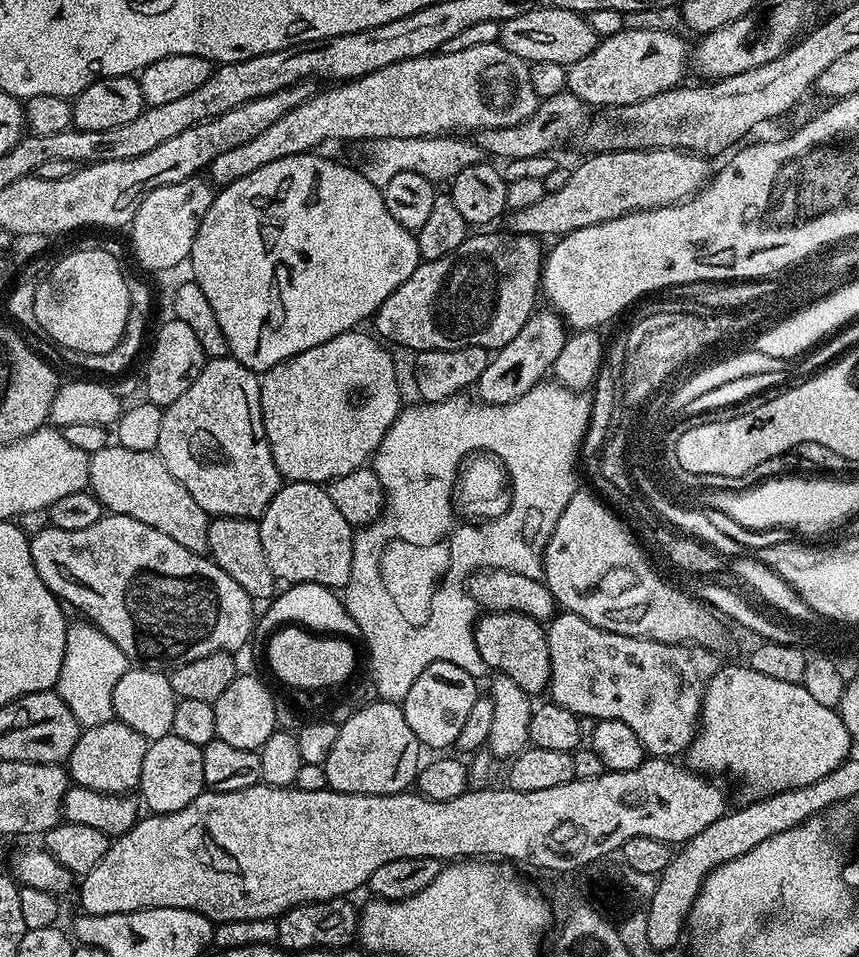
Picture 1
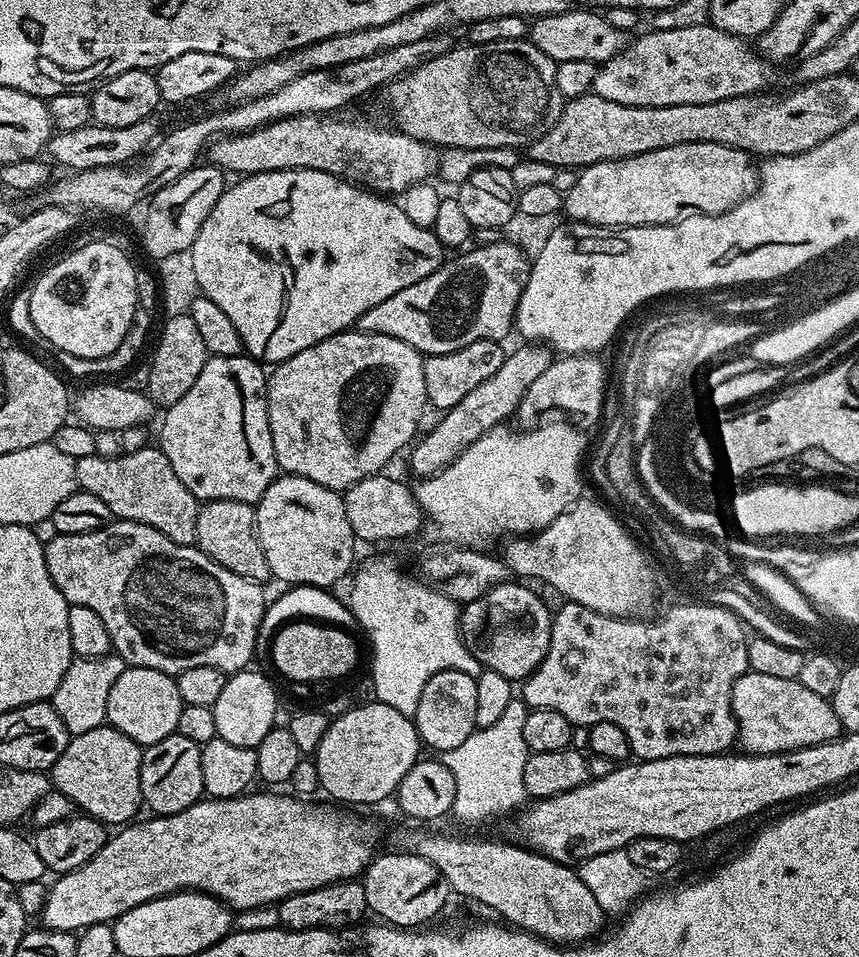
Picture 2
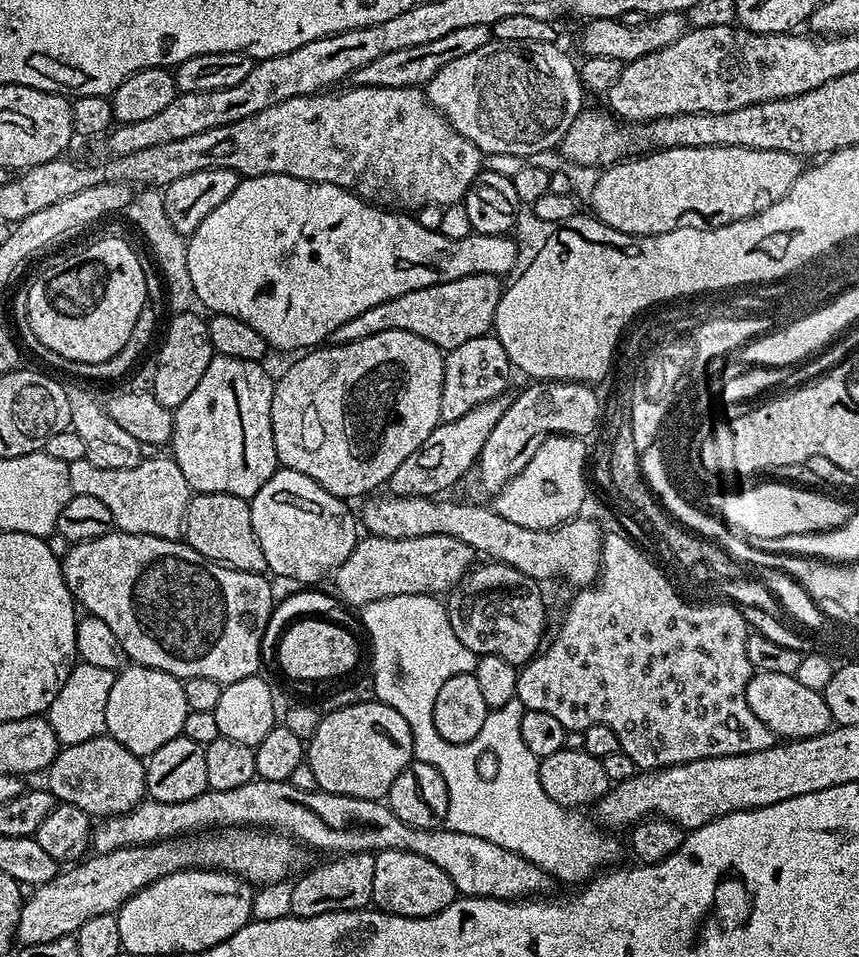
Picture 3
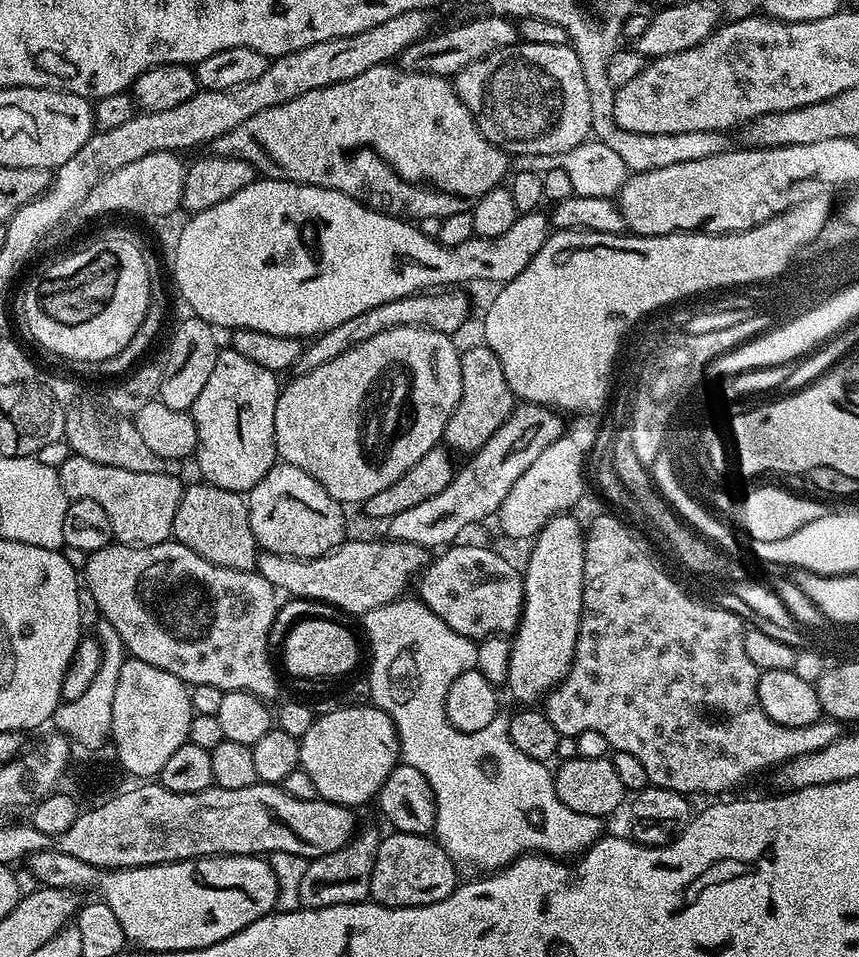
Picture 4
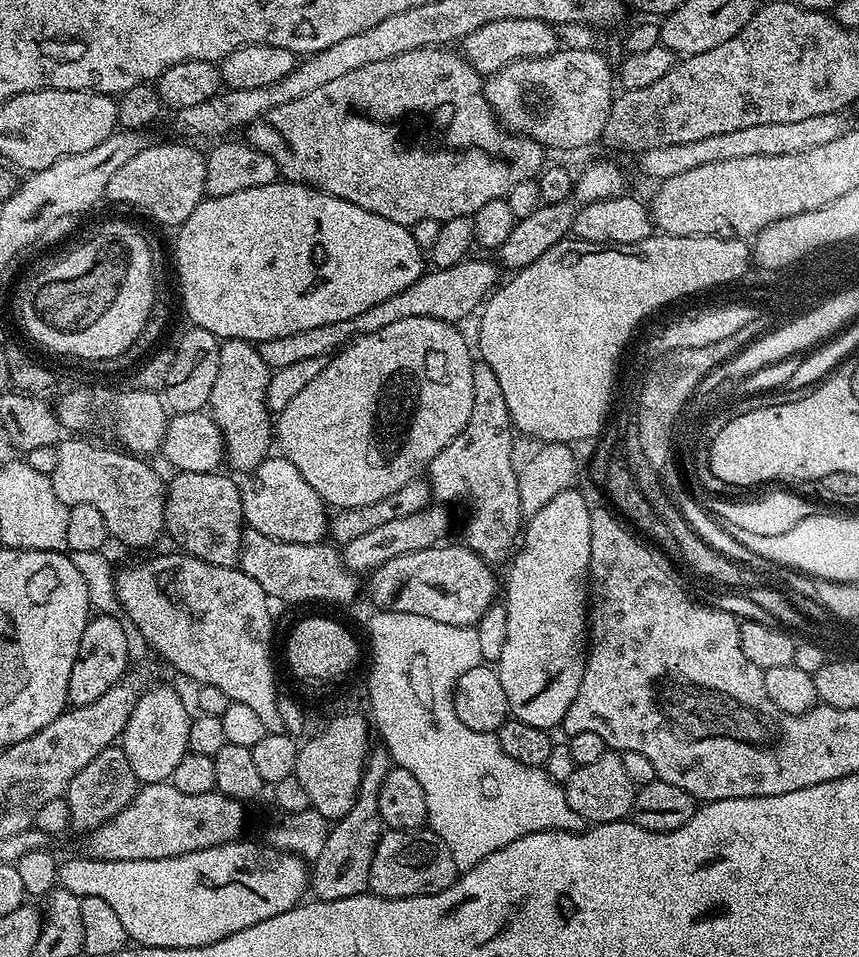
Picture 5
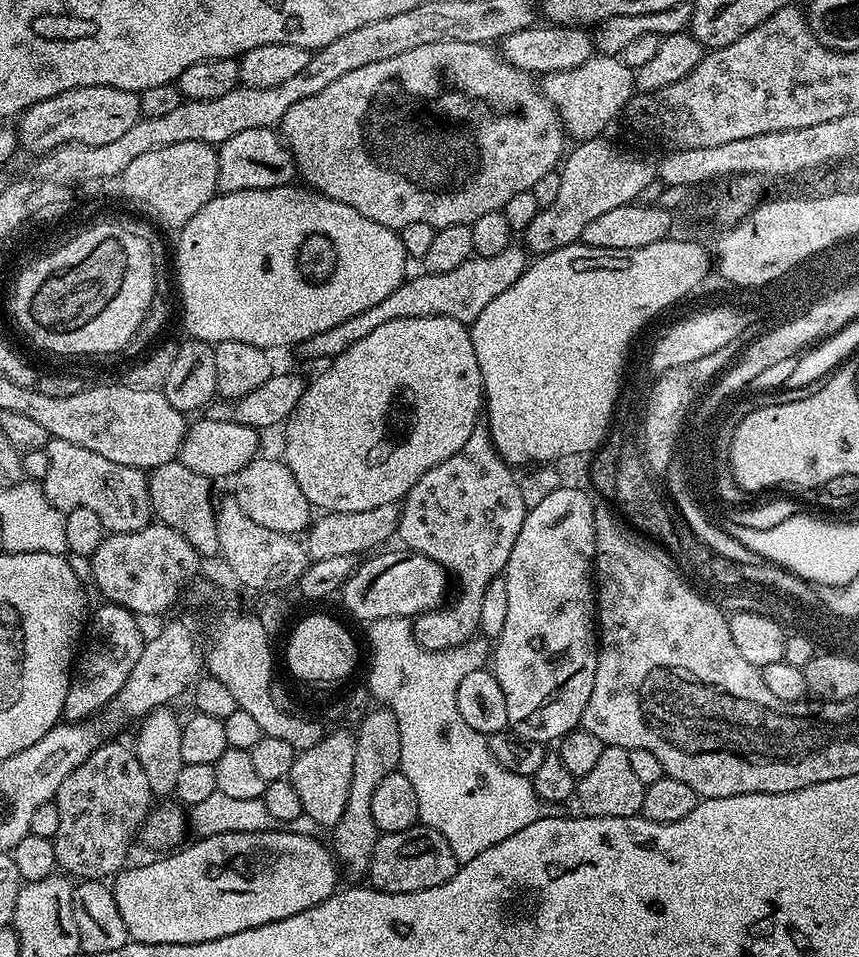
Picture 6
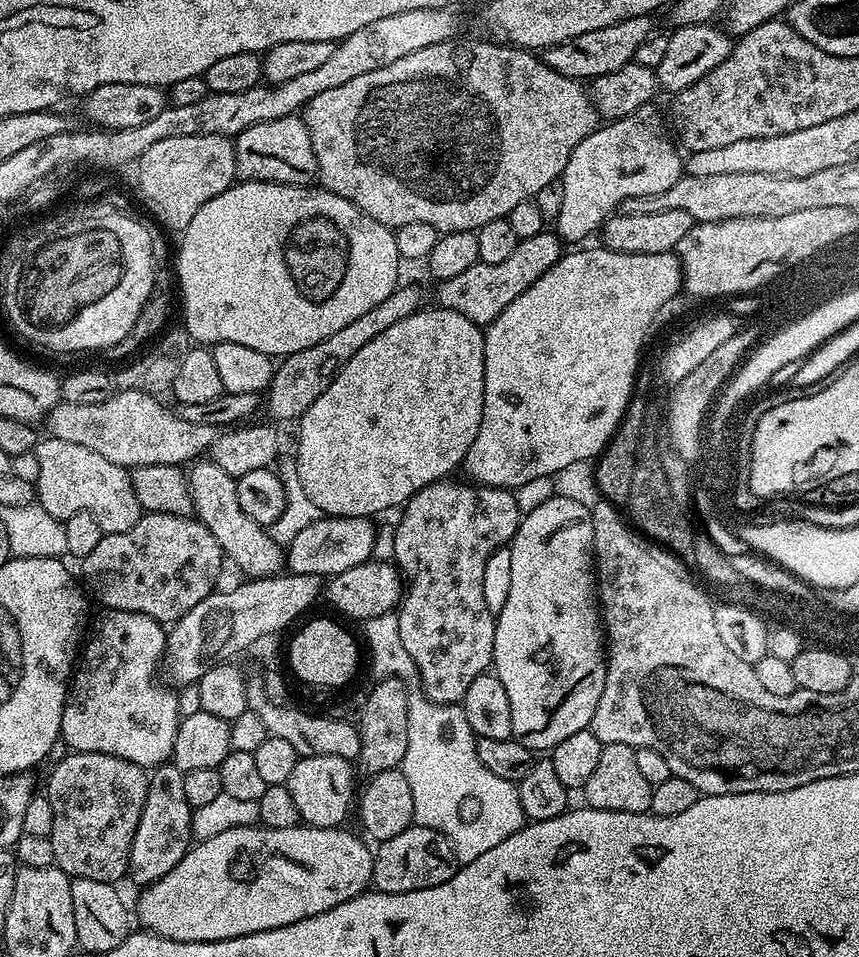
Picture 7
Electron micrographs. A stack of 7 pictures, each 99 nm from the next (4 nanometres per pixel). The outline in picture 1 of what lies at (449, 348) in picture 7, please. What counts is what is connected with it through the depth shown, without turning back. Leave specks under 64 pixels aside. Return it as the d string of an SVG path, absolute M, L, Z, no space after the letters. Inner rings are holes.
M353 330L322 342L322 346L310 346L302 354L294 354L286 362L278 362L269 372L260 376L260 409L264 433L278 466L281 477L288 482L310 482L327 485L342 474L365 467L376 455L389 426L396 421L400 401L400 376L396 364L375 335L367 336L364 330Z

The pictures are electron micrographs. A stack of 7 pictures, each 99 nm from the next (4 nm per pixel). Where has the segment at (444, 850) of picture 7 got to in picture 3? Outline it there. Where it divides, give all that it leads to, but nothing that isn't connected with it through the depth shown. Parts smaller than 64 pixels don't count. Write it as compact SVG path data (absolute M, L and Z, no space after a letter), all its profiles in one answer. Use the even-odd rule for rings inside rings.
M406 850L378 852L375 858L372 904L379 911L395 916L422 918L446 910L446 906L457 899L454 882L450 882L450 877L439 866L434 866L430 858L422 858L422 854L410 854Z

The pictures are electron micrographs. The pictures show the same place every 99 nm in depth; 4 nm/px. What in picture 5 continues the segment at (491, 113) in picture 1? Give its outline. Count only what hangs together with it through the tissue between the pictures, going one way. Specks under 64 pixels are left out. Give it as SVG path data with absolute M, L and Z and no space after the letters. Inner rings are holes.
M561 47L555 52L551 52L549 56L542 58L522 58L518 62L510 62L510 66L502 66L502 70L498 70L492 76L484 80L484 97L488 99L488 104L492 107L492 113L496 115L496 119L500 121L500 127L517 135L529 136L534 142L543 144L545 149L552 148L588 148L592 143L599 141L604 135L604 127L606 126L606 118L610 114L610 106L614 99L614 91L612 92L612 84L614 88L614 68L608 65L608 60L604 56L599 56L596 50L570 50Z

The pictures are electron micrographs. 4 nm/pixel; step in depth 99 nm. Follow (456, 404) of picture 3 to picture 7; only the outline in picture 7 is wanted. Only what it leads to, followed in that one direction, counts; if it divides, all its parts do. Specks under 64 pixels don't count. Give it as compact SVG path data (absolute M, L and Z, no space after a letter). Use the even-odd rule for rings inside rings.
M456 478L436 480L430 486L418 490L403 505L399 513L400 521L394 524L394 531L390 541L392 556L401 573L406 577L406 591L398 605L398 634L402 638L402 646L406 646L406 654L416 663L416 676L422 687L423 695L429 700L438 700L441 704L460 704L466 690L470 690L470 682L474 678L485 675L492 668L492 655L494 654L494 630L496 629L496 616L486 606L486 597L482 595L482 574L486 571L486 562L494 550L511 545L514 534L520 525L522 514L518 510L515 491L507 488L488 488L485 484L469 486L467 483L459 484Z

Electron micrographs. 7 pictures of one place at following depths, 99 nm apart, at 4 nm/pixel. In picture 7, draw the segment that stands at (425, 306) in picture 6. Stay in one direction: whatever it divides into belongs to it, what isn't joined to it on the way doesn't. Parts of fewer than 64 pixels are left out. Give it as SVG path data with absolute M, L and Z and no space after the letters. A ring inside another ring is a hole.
M555 234L517 240L514 251L503 262L475 264L455 278L439 281L435 285L435 303L462 314L462 318L470 318L470 322L487 326L494 322L494 318L498 318L498 314L502 314L502 310L506 310L506 306L510 306L510 302L514 302L514 298L518 298L518 294L530 290L530 286L534 286L534 282L538 282L538 278L542 278L542 274L546 274L546 270L550 270L550 266L554 266L561 255L562 241Z

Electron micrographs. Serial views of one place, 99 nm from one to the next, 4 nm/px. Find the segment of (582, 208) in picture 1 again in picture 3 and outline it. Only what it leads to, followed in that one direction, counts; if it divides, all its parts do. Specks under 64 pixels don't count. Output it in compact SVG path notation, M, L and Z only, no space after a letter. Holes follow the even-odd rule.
M714 146L713 148L661 148L659 150L649 151L647 154L641 154L635 158L625 159L623 162L605 167L599 173L597 182L590 189L592 195L591 215L597 220L601 220L606 226L618 230L622 234L631 236L657 236L666 234L670 230L681 227L685 222L692 222L697 216L697 221L703 222L708 226L718 224L732 224L736 220L745 220L751 216L757 216L762 210L774 206L790 190L790 186L800 176L802 171L801 157L794 154L786 154L782 150L750 150L749 148L739 148L738 146Z

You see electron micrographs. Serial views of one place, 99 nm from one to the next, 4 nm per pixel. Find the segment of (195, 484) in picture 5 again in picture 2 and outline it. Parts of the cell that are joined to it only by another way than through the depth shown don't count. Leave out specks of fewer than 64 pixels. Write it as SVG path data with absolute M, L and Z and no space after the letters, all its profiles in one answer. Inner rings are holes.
M233 500L201 503L195 547L218 562L218 566L230 570L230 574L238 574L238 578L246 578L261 586L273 579L270 562L266 562L266 554L262 554L262 546L256 537L256 509L251 504Z

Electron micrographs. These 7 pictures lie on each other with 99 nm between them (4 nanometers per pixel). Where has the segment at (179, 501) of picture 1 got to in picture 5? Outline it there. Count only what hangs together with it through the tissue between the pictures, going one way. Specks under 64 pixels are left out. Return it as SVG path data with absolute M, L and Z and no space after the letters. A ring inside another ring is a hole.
M64 438L55 445L58 466L51 477L58 502L69 508L79 504L95 506L106 521L108 535L113 541L128 548L150 547L159 536L165 535L165 481L152 480L152 468L147 459L111 447L99 448L88 440L91 439Z

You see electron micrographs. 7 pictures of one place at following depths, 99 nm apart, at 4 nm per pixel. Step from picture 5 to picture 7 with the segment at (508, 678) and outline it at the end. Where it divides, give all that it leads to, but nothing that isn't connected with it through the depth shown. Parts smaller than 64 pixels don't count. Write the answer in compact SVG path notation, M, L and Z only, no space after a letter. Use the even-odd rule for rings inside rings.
M553 494L546 502L534 506L534 510L523 513L518 530L510 545L510 594L506 597L506 606L496 616L494 630L494 654L492 668L494 674L502 682L506 690L506 698L510 698L510 722L512 723L512 739L522 742L533 754L547 753L558 742L570 738L570 734L578 734L578 730L588 728L594 718L594 710L598 710L598 702L602 698L602 690L606 686L608 673L608 657L606 655L606 637L602 627L602 613L598 603L598 585L594 567L594 526L592 525L592 510L581 502L571 498Z

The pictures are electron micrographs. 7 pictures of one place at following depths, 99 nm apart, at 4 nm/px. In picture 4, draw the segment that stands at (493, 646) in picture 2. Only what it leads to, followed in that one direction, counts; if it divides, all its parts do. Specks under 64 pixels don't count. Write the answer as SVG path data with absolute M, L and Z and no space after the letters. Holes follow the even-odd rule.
M456 542L445 547L437 558L429 559L428 567L420 573L418 599L450 630L477 642L487 636L515 633L524 609L524 577L504 556L480 544Z

